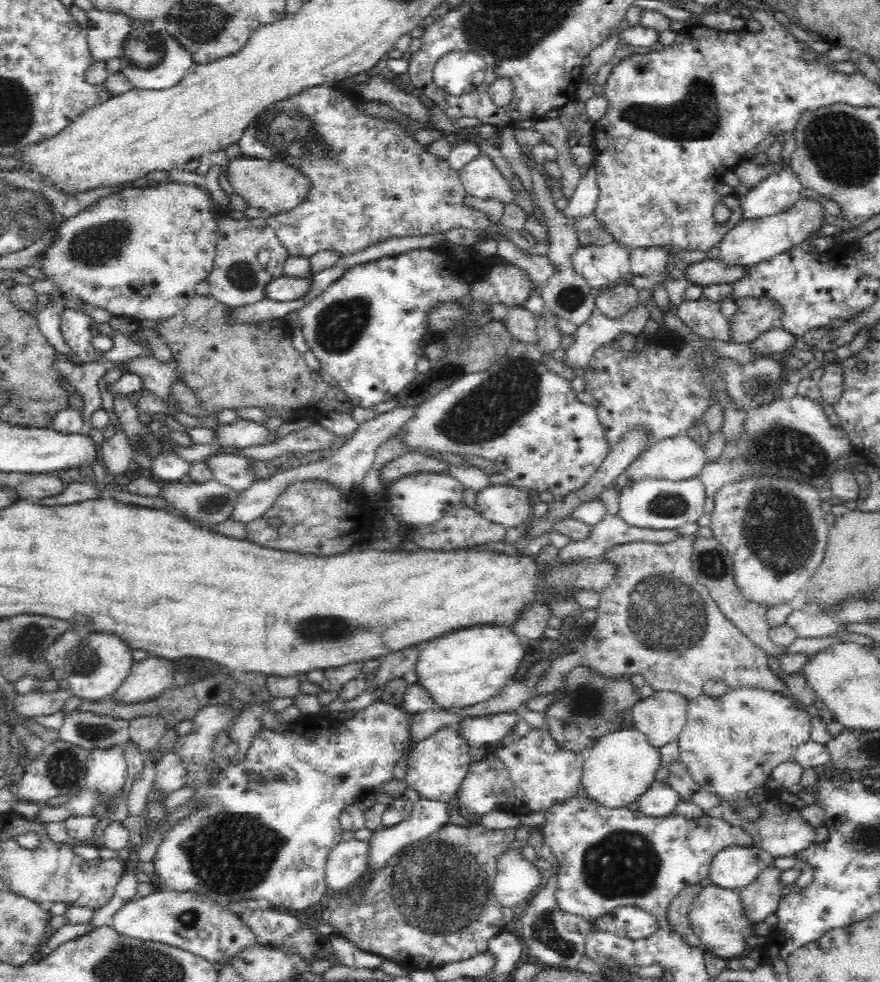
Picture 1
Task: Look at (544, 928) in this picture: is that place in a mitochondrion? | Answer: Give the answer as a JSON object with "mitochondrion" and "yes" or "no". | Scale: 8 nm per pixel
{"mitochondrion":"yes"}

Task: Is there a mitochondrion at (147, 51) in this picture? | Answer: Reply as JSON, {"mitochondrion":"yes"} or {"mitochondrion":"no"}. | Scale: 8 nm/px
{"mitochondrion":"yes"}

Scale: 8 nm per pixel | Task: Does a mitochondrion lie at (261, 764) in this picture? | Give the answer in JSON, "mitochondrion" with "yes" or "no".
{"mitochondrion":"no"}

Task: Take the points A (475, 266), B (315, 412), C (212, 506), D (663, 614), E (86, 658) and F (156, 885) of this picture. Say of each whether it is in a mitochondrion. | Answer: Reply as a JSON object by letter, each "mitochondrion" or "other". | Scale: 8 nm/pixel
{"A":"other","B":"other","C":"mitochondrion","D":"mitochondrion","E":"mitochondrion","F":"other"}

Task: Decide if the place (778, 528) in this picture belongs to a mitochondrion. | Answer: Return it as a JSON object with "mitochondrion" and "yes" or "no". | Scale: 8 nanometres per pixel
{"mitochondrion":"yes"}

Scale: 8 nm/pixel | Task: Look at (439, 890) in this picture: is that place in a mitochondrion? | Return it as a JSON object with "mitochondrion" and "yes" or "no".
{"mitochondrion":"yes"}

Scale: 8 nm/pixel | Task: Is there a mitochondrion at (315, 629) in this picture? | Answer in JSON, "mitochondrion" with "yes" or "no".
{"mitochondrion":"yes"}

